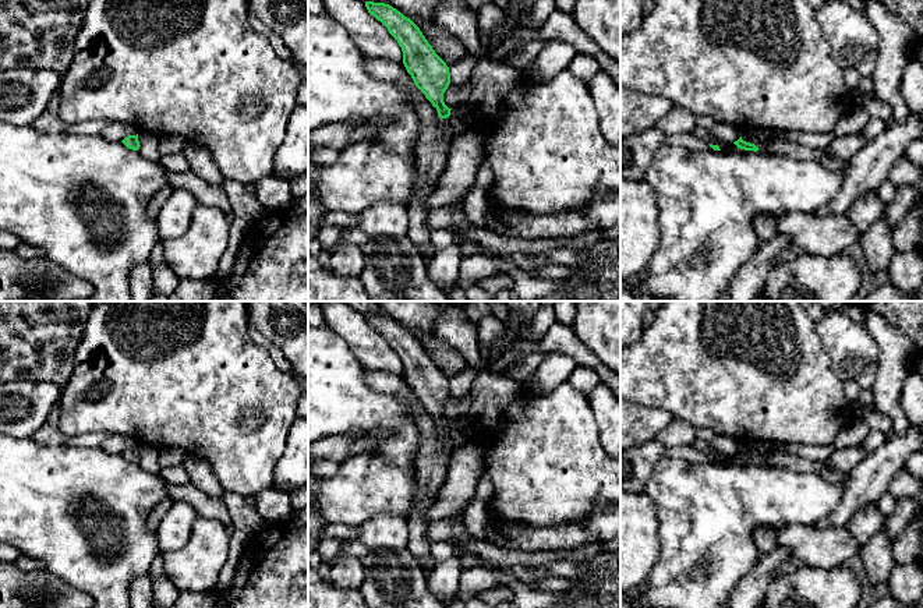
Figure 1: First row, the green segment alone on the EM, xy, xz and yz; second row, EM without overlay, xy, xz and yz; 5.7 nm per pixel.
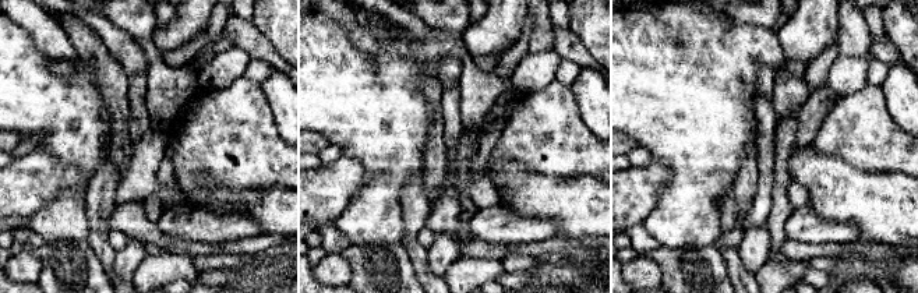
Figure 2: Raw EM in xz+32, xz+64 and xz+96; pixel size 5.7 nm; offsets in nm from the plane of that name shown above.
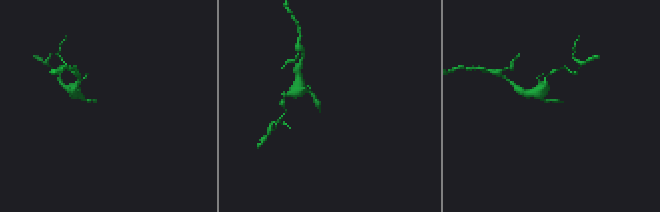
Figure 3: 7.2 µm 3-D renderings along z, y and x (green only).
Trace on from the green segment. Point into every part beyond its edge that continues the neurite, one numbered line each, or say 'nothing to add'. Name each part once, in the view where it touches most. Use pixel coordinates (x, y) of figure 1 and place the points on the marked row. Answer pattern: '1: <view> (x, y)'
1: yz (774, 147)

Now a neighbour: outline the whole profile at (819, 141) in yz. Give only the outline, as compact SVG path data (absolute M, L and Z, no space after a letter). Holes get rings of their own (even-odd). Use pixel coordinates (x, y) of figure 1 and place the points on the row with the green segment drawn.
M775 131L771 138L800 144L816 151L824 151L837 137L828 132Z

